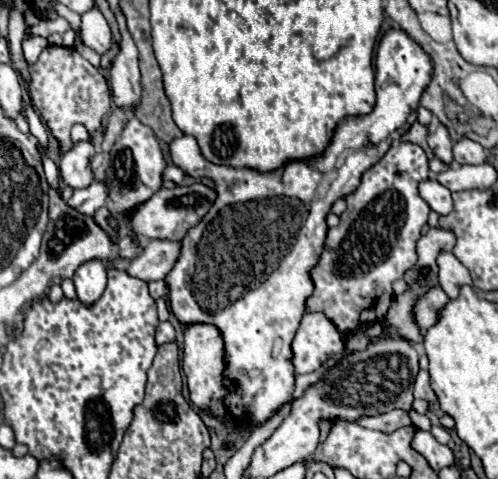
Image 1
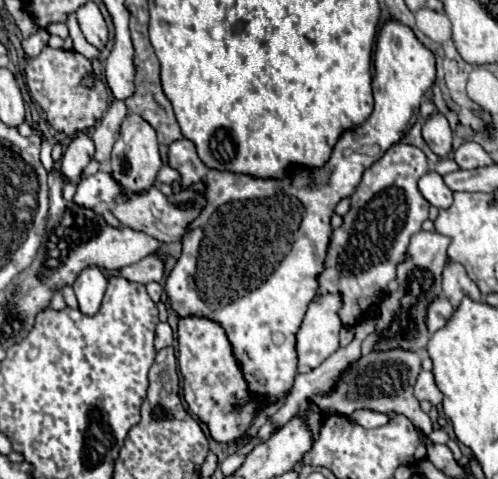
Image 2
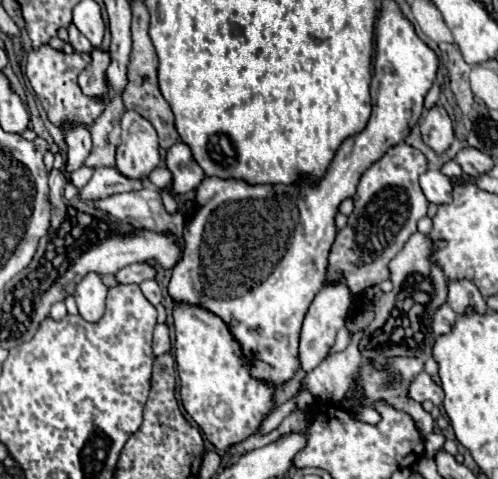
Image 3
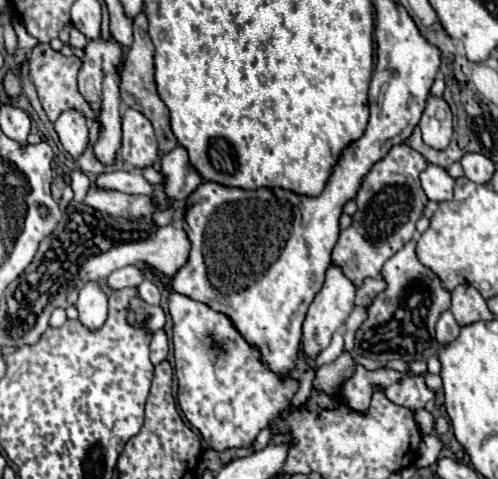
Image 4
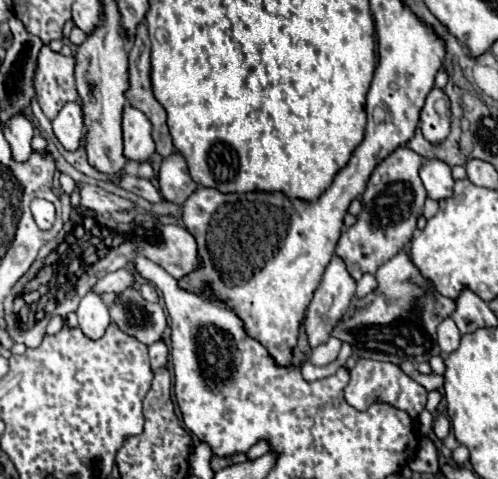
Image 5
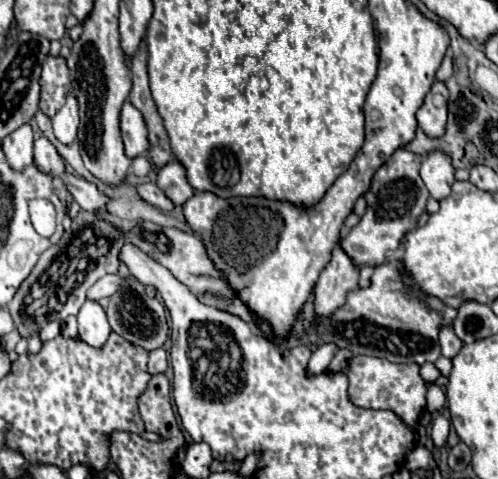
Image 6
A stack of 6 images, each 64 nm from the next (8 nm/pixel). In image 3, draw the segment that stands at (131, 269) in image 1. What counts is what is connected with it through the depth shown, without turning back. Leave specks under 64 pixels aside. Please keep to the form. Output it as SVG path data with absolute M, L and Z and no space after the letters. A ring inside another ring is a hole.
M130 264L130 266L122 268L122 270L118 270L114 276L116 276L118 284L140 284L140 282L144 282L148 278L154 278L156 272L148 264Z

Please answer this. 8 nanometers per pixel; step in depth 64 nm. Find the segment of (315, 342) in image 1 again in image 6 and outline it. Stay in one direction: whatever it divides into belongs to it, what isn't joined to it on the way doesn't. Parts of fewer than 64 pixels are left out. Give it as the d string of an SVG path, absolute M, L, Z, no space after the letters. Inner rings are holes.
M338 242L332 250L332 260L322 270L316 282L314 312L328 316L328 312L334 312L336 308L340 308L340 304L344 304L346 292L358 288L358 278L360 276L352 258L342 250Z

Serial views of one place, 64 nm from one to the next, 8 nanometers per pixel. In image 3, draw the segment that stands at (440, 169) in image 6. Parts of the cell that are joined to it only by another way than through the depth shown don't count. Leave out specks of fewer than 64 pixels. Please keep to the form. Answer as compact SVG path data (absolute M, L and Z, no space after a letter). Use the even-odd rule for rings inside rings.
M430 168L420 176L420 186L428 202L446 204L452 202L452 180L444 176L440 170Z

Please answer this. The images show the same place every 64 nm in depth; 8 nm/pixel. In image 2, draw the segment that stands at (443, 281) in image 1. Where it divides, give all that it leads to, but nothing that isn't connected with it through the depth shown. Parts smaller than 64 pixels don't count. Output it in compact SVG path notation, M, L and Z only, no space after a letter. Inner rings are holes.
M446 262L442 276L444 276L444 284L442 284L444 296L450 300L450 304L454 308L460 306L464 296L468 296L474 302L482 302L478 286L466 276L466 272L464 272L464 268L460 268L460 264Z

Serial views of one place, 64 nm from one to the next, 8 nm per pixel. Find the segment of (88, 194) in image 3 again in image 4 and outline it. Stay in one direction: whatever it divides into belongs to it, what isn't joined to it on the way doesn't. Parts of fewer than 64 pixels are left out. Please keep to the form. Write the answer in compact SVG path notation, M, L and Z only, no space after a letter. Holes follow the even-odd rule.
M118 170L118 172L108 172L108 174L100 174L96 184L96 188L106 188L106 190L118 190L124 194L142 194L148 198L154 198L154 188L142 178L142 174L130 174L126 170Z

